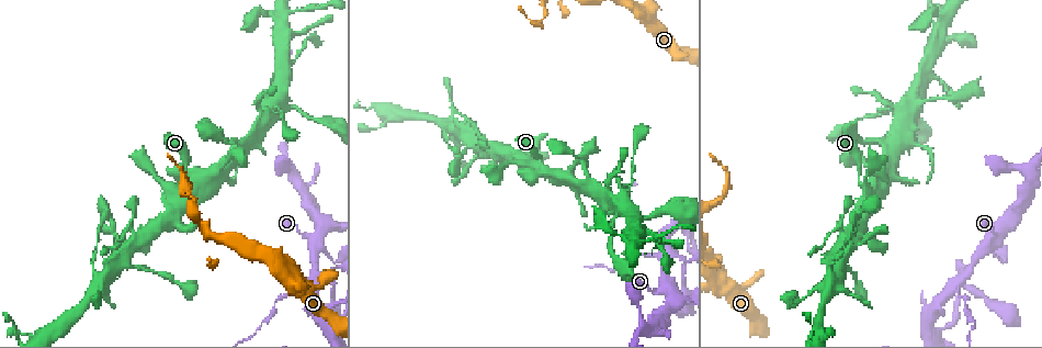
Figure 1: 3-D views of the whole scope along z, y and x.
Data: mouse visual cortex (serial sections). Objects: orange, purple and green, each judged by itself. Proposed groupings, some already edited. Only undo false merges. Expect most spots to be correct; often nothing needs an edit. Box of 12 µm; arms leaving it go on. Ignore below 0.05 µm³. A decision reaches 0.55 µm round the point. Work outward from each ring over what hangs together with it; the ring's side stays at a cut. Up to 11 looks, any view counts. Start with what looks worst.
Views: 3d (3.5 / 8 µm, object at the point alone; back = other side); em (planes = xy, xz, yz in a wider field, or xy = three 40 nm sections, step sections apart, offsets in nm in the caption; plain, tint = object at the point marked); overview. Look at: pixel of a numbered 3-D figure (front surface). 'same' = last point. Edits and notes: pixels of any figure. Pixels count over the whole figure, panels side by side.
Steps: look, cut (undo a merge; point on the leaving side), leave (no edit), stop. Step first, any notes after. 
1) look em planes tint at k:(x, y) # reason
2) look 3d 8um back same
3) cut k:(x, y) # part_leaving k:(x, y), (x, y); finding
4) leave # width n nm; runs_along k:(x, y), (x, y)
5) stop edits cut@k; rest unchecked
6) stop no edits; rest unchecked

look 3d 3.5um at 1:(540, 168) # small branch off a trunk

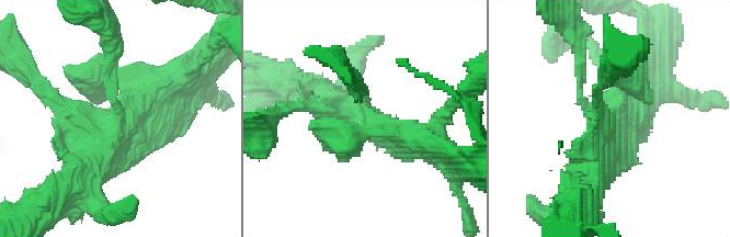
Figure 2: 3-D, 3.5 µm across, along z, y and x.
look em xy step 2 tint at 2:(121, 115)

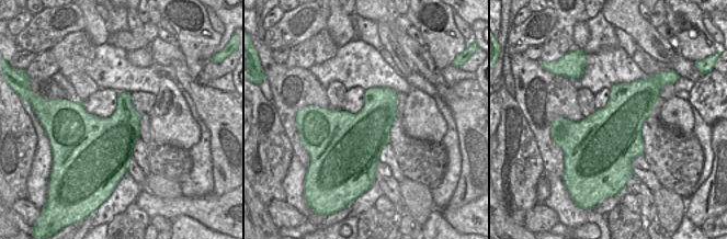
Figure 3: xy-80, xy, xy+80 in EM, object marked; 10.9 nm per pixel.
leave # runs_along 2:(355, 90), (378, 127), (425, 140); continuous, no second cell

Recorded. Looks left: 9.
look 3d 3.5um at 1:(479, 137) # sudden change in width

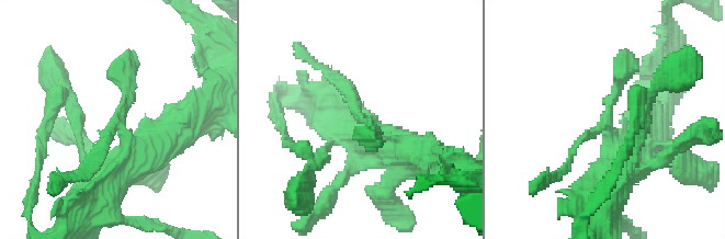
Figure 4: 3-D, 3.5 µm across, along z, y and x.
look em planes tint at 4:(366, 119)

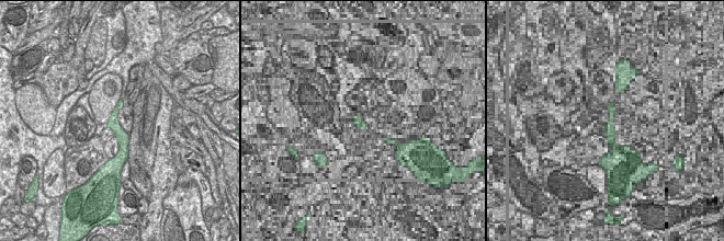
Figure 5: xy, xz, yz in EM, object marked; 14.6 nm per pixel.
look em xy step 3 tint same # cut it another way

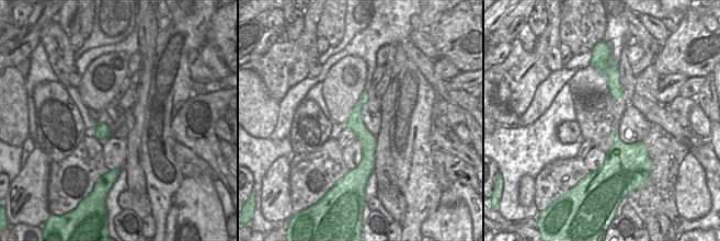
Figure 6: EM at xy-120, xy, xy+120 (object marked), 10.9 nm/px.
leave # runs_along 4:(159, 143), (135, 160), (115, 120), (128, 58); continuous, no second cell

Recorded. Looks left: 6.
look 3d 3.5um at 1:(908, 114) # four or more arms meet

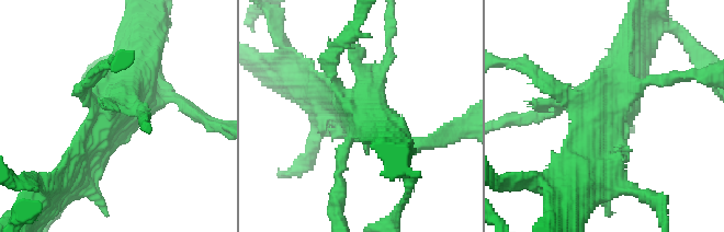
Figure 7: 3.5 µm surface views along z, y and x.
look em xy step 1 tint at 7:(602, 115)

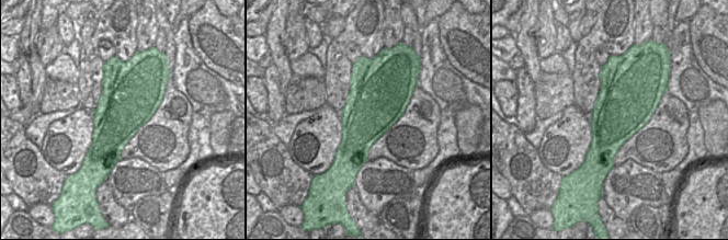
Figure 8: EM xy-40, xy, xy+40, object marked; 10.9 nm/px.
leave # runs_along 7:(80, 158), (144, 67), (147, 39); one cell here

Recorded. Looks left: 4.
look 3d 3.5um at 1:(316, 282) # thick turns thin

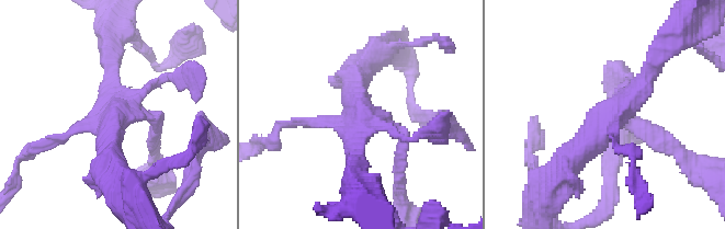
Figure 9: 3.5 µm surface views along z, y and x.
look em xy step 5 tint at 9:(111, 114) # now the EM

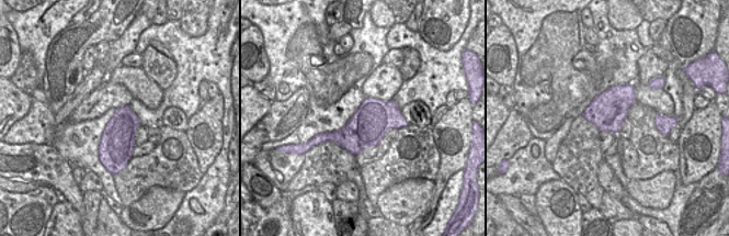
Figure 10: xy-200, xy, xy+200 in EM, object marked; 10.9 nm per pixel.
look em xy step 2 tint same

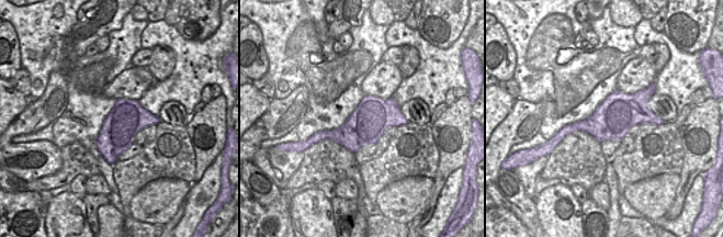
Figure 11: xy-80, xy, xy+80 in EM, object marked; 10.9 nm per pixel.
leave # runs_along 9:(660, 50), (649, 75), (563, 169); one cell here

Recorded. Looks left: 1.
stop no edits; rest unchecked

